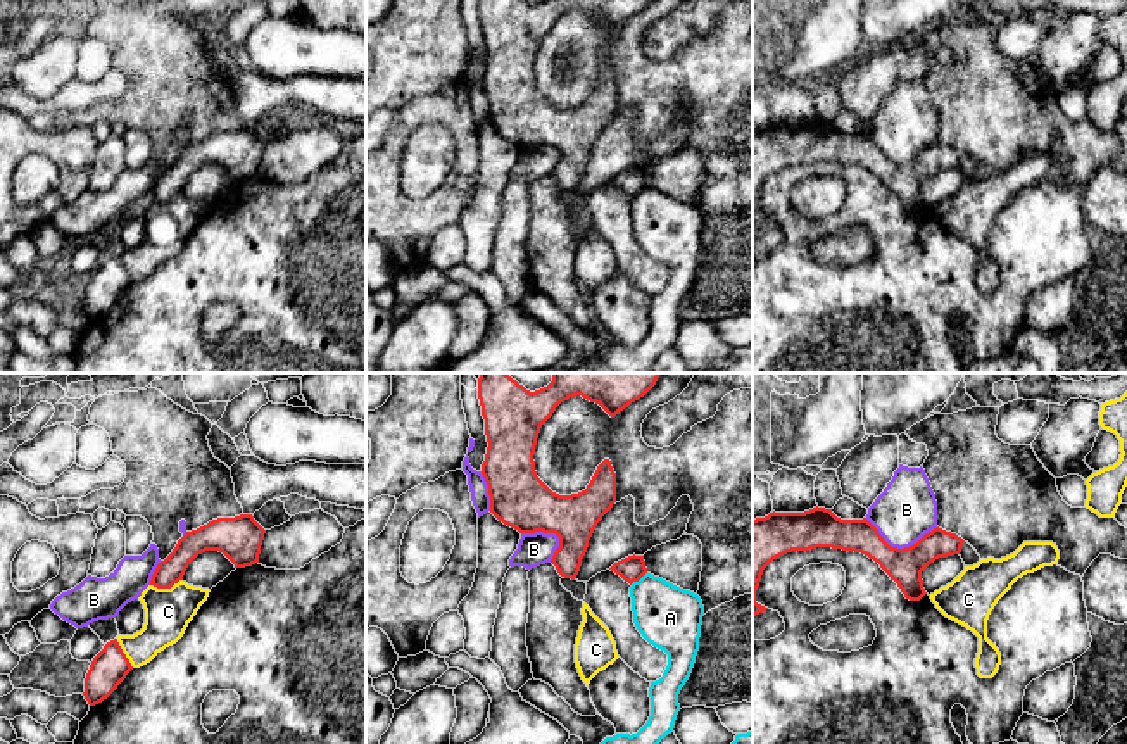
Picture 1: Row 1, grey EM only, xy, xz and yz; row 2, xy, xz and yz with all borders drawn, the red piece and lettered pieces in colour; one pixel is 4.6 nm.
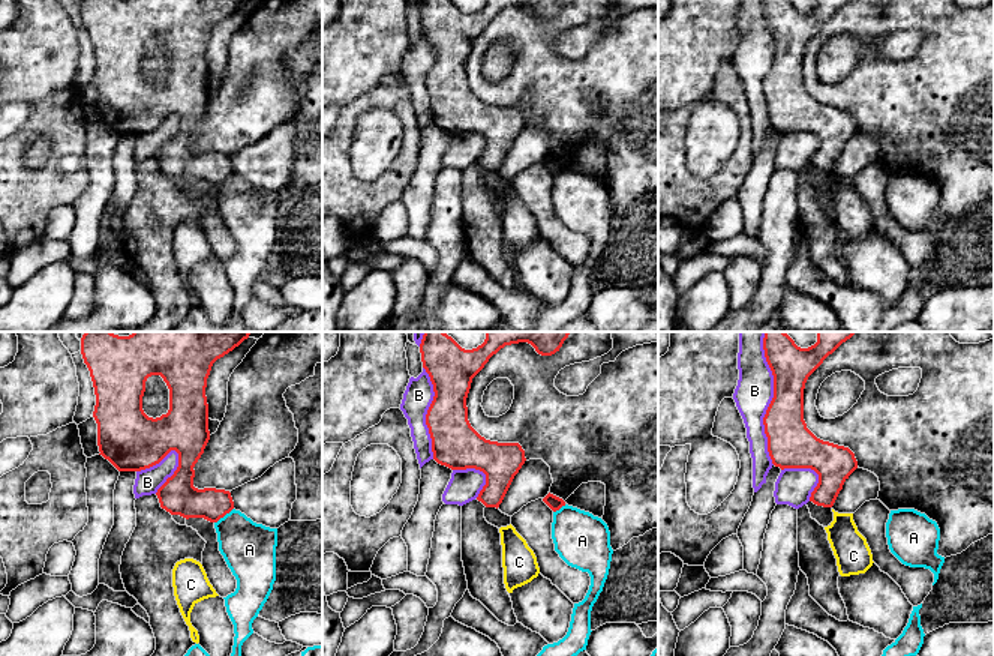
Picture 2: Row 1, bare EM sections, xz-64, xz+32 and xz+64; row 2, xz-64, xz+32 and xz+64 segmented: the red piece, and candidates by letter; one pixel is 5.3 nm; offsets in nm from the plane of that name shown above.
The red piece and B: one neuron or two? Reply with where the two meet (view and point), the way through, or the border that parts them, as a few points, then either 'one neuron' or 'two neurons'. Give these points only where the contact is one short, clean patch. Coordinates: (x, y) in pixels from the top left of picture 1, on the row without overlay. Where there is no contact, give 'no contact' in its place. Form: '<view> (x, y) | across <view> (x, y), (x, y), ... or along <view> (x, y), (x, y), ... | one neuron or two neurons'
yz (901, 163) | two neurons

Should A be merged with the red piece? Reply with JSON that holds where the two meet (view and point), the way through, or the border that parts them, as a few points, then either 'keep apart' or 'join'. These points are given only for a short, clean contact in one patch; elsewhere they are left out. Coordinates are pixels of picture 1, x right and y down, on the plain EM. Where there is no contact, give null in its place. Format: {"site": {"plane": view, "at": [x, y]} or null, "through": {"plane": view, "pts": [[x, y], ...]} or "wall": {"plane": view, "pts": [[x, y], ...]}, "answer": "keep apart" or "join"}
{"site": {"plane": "xz", "at": [637, 194]}, "wall": {"plane": "xz", "pts": [[646, 185], [630, 197]]}, "answer": "keep apart"}

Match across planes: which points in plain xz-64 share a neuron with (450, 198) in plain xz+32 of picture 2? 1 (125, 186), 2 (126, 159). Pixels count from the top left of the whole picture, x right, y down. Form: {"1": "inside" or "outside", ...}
{"1": "inside", "2": "inside"}

